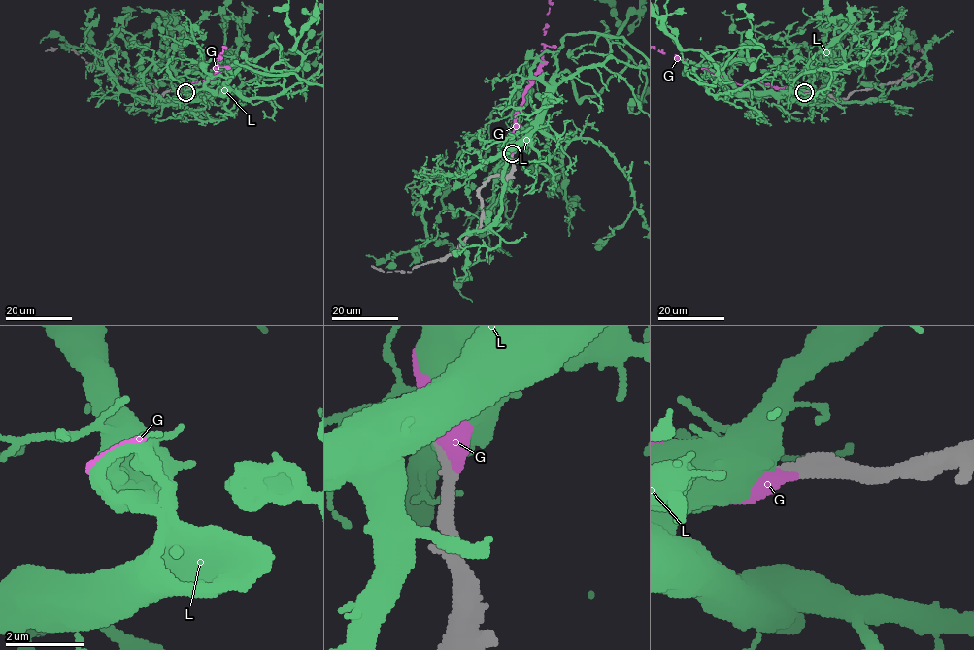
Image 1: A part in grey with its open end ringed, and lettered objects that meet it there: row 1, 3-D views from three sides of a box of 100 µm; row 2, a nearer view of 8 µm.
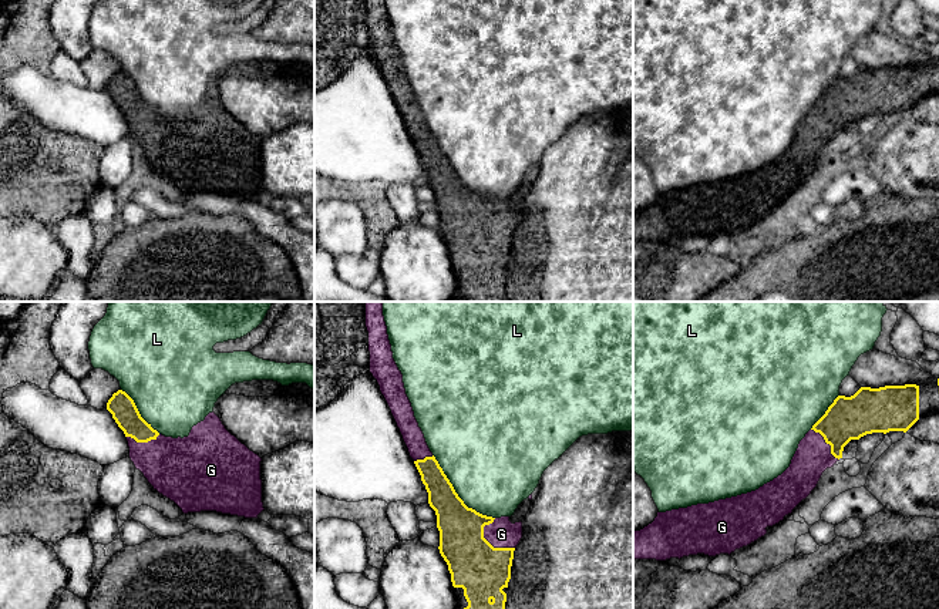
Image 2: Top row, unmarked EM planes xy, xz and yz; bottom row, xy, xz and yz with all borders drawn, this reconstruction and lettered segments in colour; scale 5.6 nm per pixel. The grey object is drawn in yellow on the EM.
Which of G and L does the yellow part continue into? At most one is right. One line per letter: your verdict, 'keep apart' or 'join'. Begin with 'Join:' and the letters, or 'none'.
Join: G
G: join
L: keep apart

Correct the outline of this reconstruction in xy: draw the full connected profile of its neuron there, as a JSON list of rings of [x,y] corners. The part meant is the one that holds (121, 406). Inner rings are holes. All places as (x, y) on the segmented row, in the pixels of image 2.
[[[118,390],[107,410],[124,431],[129,458],[148,482],[184,514],[216,511],[258,518],[262,502],[262,458],[232,435],[212,411],[188,437],[165,437]]]

